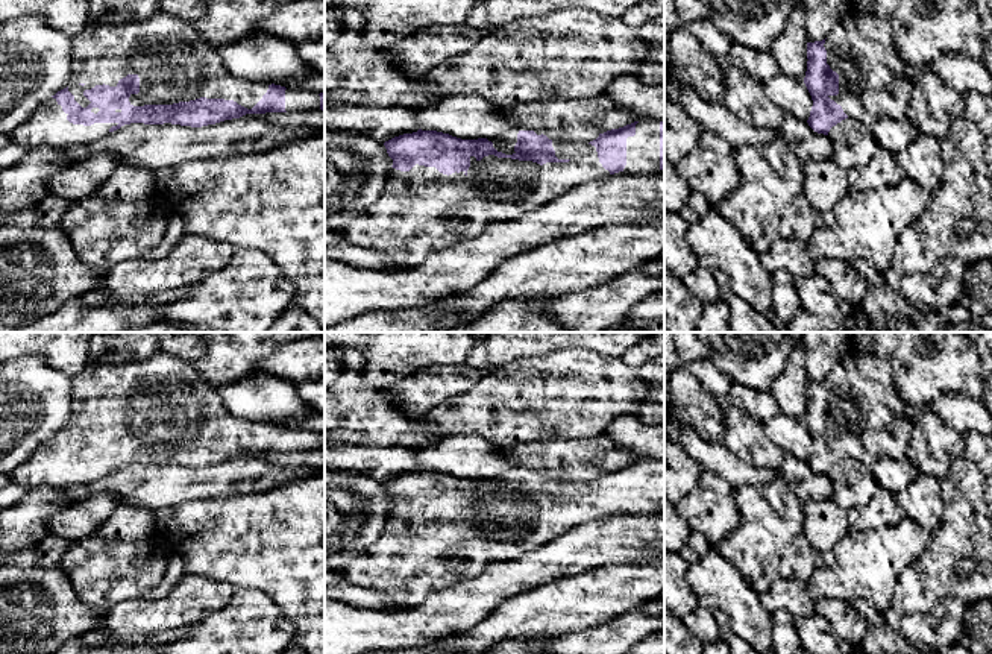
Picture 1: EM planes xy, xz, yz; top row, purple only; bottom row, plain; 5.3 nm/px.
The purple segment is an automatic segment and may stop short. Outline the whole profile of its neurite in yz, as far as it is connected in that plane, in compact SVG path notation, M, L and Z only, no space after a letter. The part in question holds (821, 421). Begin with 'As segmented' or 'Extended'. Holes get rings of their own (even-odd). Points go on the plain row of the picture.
Extended. M849 352L822 381L807 382L807 411L804 423L813 446L808 466L828 475L845 458L871 464L881 455L906 458L912 432L907 405L899 398L890 367L874 355Z

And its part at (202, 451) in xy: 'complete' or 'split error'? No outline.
split error

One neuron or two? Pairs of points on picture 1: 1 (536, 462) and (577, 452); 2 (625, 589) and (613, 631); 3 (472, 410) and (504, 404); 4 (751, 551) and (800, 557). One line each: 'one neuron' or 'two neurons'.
1: one neuron
2: two neurons
3: one neuron
4: one neuron

